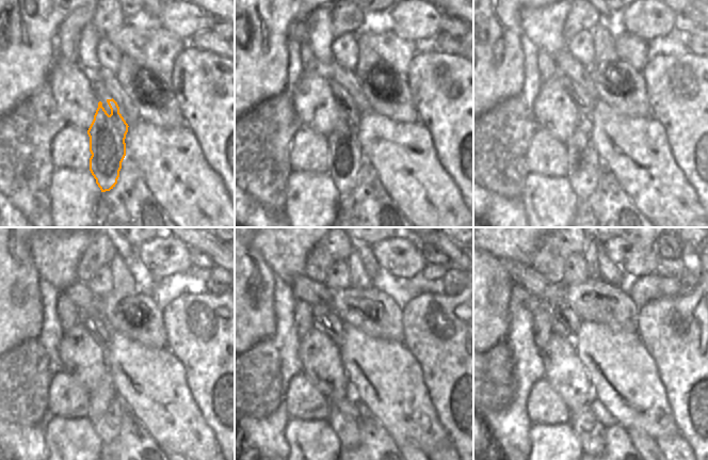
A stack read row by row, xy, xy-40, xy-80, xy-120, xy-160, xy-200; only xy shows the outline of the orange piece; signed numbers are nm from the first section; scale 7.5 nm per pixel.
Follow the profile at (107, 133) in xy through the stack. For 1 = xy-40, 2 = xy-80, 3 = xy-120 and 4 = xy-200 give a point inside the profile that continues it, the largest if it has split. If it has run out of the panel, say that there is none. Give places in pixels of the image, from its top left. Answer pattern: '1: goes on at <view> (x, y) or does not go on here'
1: goes on at xy-40 (346, 157)
2: goes on at xy-80 (583, 170)
3: goes on at xy-120 (105, 414)
4: goes on at xy-200 (590, 432)

